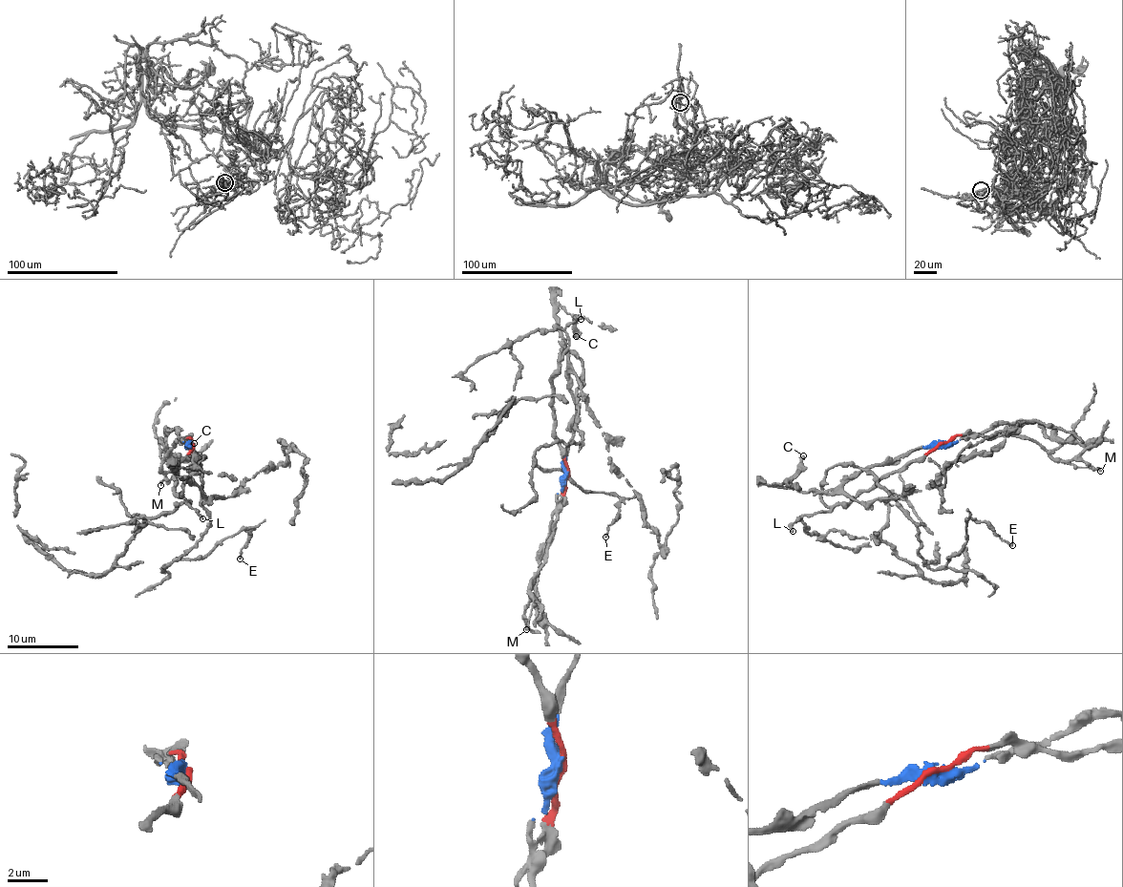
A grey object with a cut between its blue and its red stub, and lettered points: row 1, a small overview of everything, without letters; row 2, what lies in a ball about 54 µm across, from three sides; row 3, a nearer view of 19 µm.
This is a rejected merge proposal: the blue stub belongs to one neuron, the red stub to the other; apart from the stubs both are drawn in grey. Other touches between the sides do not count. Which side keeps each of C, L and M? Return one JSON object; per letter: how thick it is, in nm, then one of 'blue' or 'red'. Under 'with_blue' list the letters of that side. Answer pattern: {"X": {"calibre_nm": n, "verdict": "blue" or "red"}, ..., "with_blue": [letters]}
{"C": {"calibre_nm": 260, "verdict": "blue"}, "L": {"calibre_nm": 200, "verdict": "red"}, "M": {"calibre_nm": 160, "verdict": "red"}, "with_blue": ["C"]}

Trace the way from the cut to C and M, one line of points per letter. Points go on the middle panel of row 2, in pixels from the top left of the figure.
C: (566, 476), (566, 452), (576, 402), (557, 311), (562, 308), (573, 321), (576, 335)
M: (568, 476), (547, 560), (530, 583), (533, 605), (526, 629)

